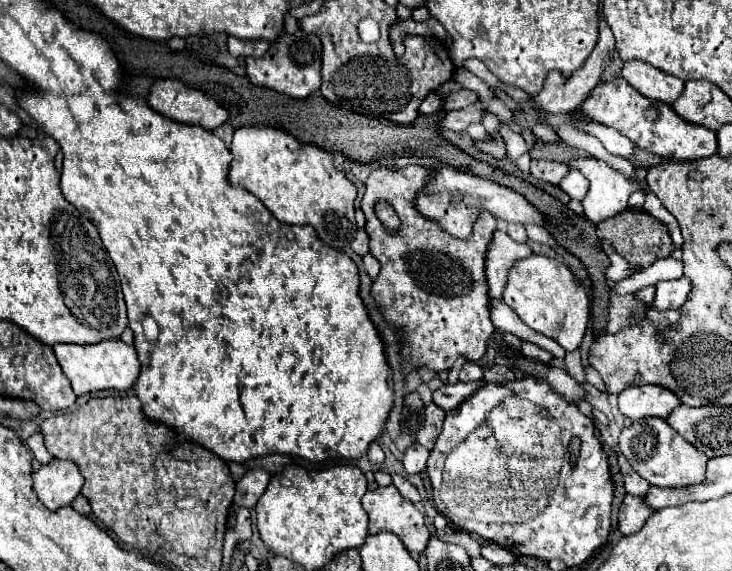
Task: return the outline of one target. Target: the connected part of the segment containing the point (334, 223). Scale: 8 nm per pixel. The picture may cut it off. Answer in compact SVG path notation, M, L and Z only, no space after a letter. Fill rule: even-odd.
M240 127L234 131L234 139L230 145L232 151L232 165L230 165L230 183L240 185L254 193L266 209L280 219L280 223L288 225L312 225L322 241L330 247L344 249L356 235L356 219L354 219L354 201L356 201L356 187L346 177L342 169L336 169L334 155L310 145L302 143L290 133L276 129L276 127Z

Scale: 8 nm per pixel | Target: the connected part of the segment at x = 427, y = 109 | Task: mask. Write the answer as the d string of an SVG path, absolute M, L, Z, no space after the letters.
M432 91L432 93L428 93L426 99L422 101L422 105L420 105L420 113L424 113L424 115L432 115L432 113L436 113L438 109L440 109L440 95L438 95L436 91Z

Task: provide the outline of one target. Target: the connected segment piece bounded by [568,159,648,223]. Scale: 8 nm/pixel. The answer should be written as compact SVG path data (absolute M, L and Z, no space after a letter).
M574 159L568 165L572 169L580 169L590 181L590 191L586 193L582 205L584 215L592 223L600 223L624 211L628 207L630 193L648 191L648 185L644 181L632 183L600 159Z

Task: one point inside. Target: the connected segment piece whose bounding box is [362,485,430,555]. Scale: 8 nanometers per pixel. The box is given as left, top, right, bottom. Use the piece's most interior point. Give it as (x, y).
(388, 511)

